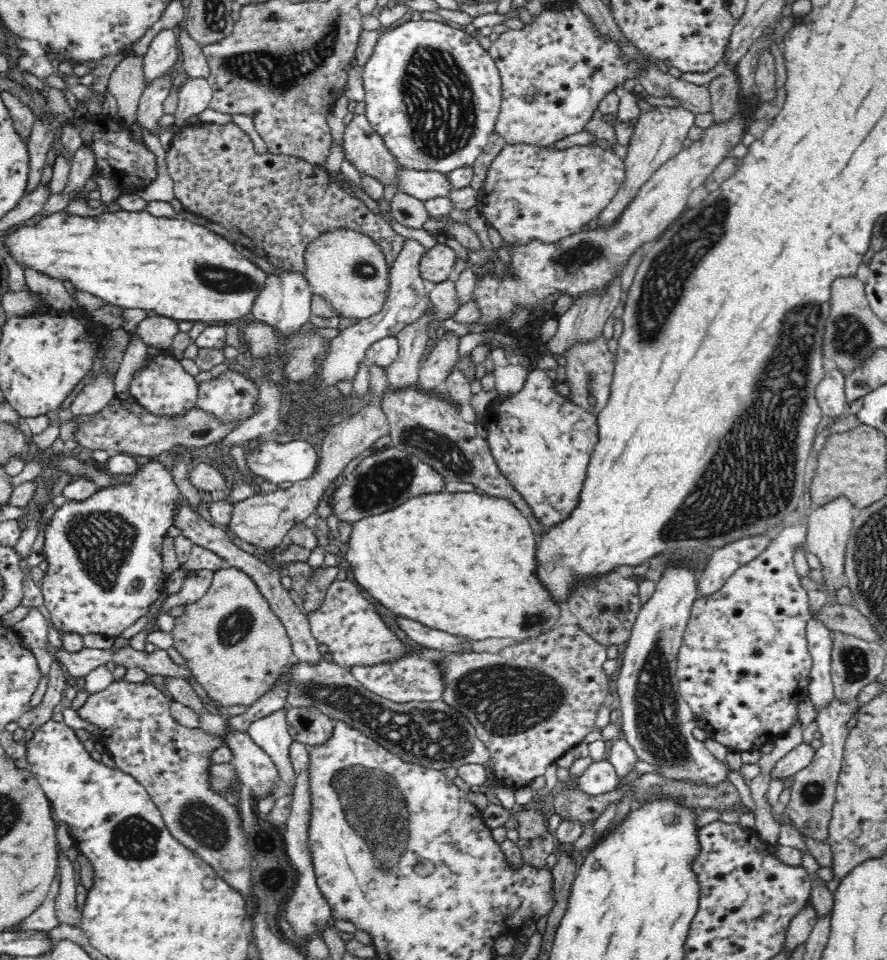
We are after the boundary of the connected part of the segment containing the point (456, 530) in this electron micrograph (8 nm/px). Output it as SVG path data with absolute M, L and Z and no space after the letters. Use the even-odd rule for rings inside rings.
M471 490L470 492L439 492L426 494L426 496L418 496L418 498L410 498L408 502L404 502L402 506L388 510L384 514L372 516L372 518L362 518L352 525L352 534L347 543L346 560L350 566L354 568L353 573L356 583L360 589L364 589L370 593L370 596L376 598L382 606L386 606L388 610L400 614L402 618L410 618L416 620L428 628L434 630L442 630L454 636L464 636L468 640L484 640L484 638L514 638L514 640L528 640L533 636L538 636L552 630L558 626L560 618L560 606L554 606L554 602L550 602L550 594L546 594L546 590L542 590L542 586L538 586L538 578L534 578L534 554L536 554L536 536L528 524L528 520L522 516L522 512L510 504L509 500L500 497L494 497L481 492Z

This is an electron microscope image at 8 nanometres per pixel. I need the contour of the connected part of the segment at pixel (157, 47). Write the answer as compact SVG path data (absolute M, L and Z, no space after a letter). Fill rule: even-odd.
M172 28L160 30L154 36L147 54L143 56L143 74L146 74L146 85L160 80L165 73L168 73L168 70L179 62L180 53L179 42Z

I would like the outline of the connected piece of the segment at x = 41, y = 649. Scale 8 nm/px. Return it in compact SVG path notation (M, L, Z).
M32 606L26 616L12 626L22 639L23 645L35 654L39 662L41 677L49 675L52 661L52 656L47 649L48 624L42 612L38 610L38 606Z

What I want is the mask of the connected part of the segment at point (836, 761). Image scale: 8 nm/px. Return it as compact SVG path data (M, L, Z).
M834 699L825 709L817 714L817 726L822 736L815 746L812 760L795 774L792 784L792 796L786 807L786 813L794 821L794 825L802 831L802 835L816 840L827 840L829 825L832 819L832 808L835 804L836 786L842 768L845 742L849 733L848 721L856 713L851 704Z

